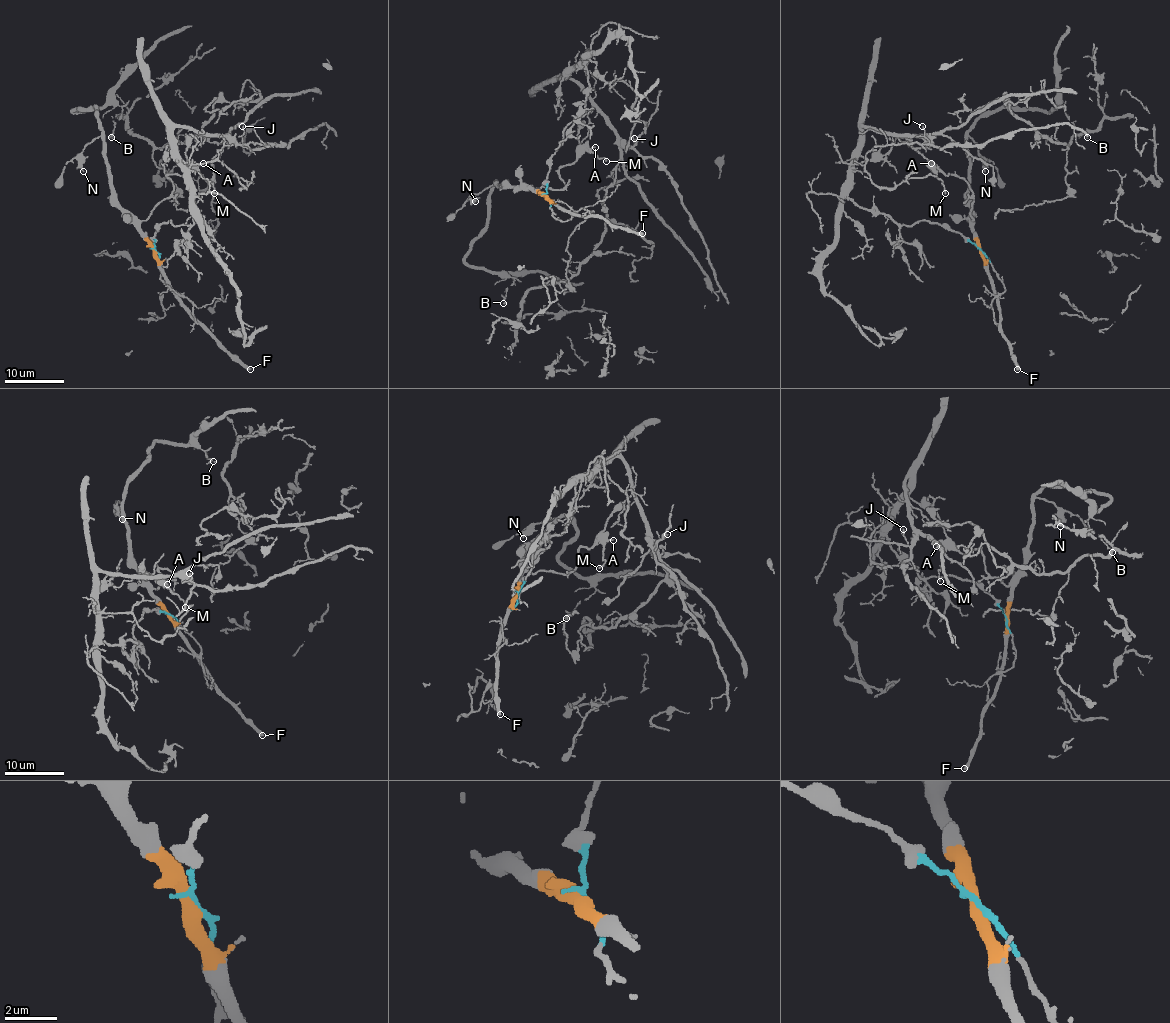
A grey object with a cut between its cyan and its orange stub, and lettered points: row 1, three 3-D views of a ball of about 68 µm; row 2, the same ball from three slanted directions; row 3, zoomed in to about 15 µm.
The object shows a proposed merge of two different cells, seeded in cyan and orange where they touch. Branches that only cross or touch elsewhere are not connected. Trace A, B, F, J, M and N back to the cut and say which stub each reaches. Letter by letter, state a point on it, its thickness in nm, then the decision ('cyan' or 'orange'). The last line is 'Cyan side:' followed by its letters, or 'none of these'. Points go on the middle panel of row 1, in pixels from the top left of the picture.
A: place (595, 147); calibre 130 nm; orange
B: place (503, 303); calibre 130 nm; orange
F: place (642, 233); calibre 400 nm; orange
J: place (634, 138); calibre 140 nm; cyan
M: place (606, 161); calibre 130 nm; orange
N: place (475, 201); calibre 170 nm; orange
Cyan side: J

